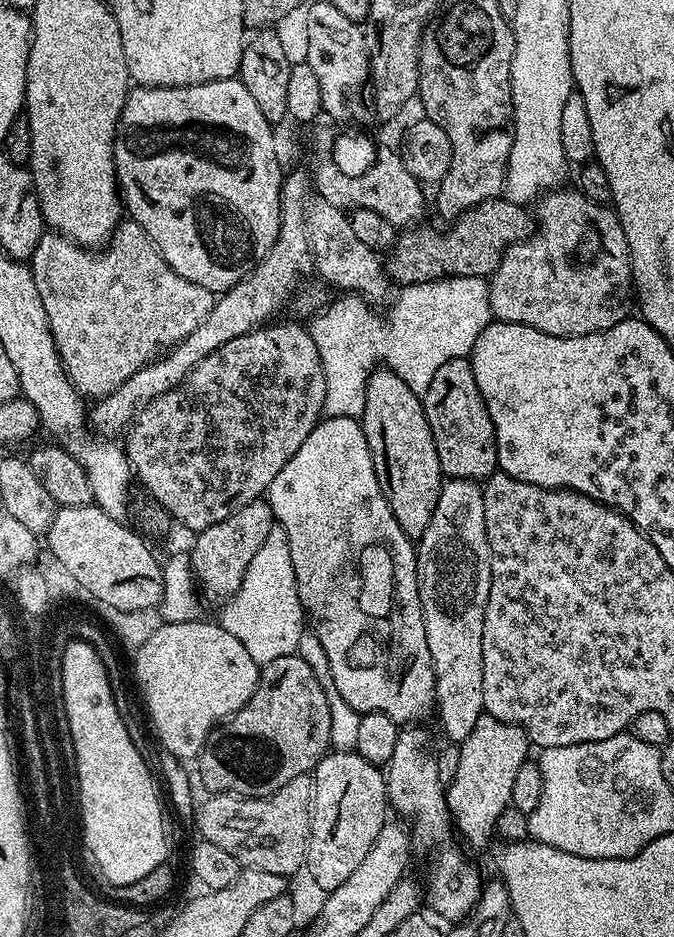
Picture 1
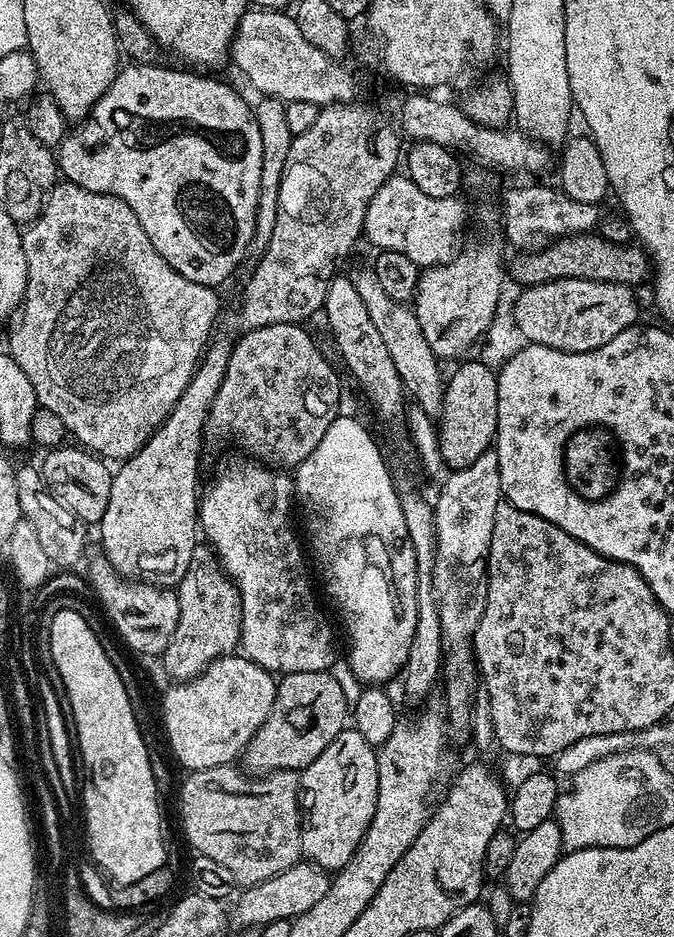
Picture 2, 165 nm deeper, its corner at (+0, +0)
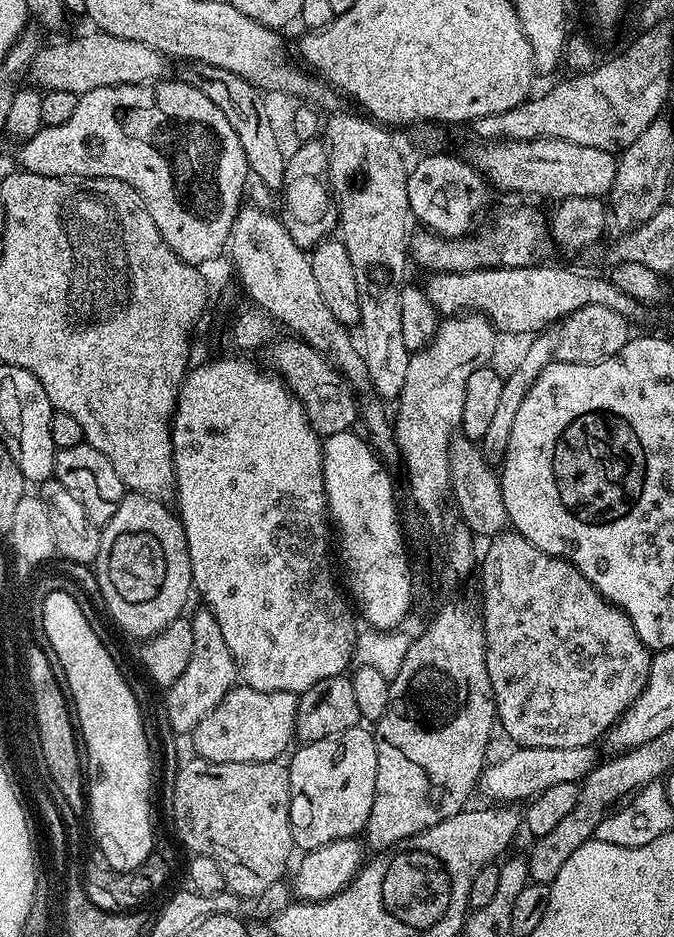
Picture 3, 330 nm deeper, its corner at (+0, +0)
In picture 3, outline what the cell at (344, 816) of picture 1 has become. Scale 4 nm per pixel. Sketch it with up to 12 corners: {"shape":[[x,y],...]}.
{"shape":[[375,735],[291,753],[297,849],[356,838],[374,806]]}

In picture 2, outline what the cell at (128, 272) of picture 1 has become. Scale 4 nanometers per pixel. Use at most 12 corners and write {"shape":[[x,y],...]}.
{"shape":[[57,182],[7,355],[128,460],[186,390],[217,289],[126,202]]}

